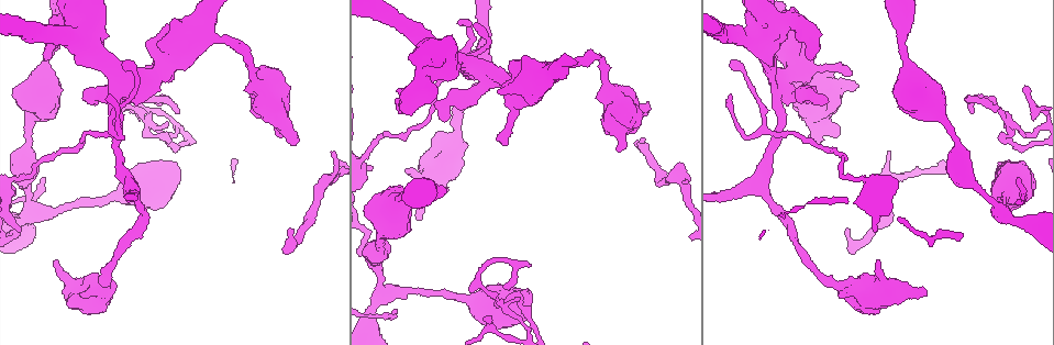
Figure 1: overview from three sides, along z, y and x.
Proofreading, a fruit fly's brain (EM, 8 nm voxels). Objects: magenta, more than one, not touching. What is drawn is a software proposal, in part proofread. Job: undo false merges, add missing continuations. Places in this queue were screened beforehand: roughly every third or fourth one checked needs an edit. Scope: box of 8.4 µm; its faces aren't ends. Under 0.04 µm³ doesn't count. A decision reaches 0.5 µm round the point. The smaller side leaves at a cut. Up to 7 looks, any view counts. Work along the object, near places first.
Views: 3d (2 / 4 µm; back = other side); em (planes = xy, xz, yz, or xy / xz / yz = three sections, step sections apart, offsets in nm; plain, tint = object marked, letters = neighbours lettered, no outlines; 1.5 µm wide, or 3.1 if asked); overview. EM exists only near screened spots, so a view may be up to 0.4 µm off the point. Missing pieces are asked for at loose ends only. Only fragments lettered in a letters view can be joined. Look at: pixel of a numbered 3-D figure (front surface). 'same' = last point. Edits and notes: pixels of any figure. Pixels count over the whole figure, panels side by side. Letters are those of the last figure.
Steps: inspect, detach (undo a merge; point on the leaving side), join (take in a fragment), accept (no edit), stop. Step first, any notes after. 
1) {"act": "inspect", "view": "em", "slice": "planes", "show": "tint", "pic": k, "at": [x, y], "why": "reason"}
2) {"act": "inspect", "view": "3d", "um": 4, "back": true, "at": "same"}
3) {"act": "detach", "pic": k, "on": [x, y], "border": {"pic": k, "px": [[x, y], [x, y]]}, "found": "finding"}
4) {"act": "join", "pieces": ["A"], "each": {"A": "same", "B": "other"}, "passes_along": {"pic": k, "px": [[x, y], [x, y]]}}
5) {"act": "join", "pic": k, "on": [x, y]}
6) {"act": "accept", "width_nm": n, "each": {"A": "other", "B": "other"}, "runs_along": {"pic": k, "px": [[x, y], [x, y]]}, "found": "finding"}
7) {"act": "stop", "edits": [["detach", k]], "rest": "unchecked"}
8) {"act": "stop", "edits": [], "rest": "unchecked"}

{"act": "inspect", "view": "3d", "um": 2, "pic": 1, "at": [410, 171], "why": "free end"}

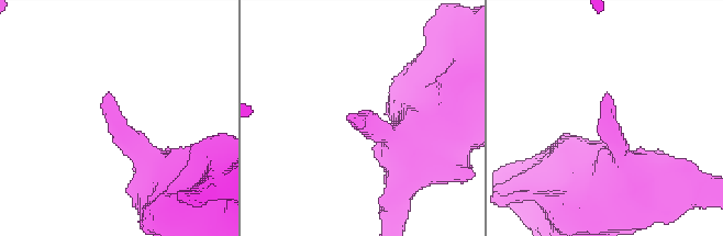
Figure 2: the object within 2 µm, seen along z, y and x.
{"act": "inspect", "view": "em", "slice": "xy", "step": 8, "show": "letters", "pic": 2, "at": [108, 93]}

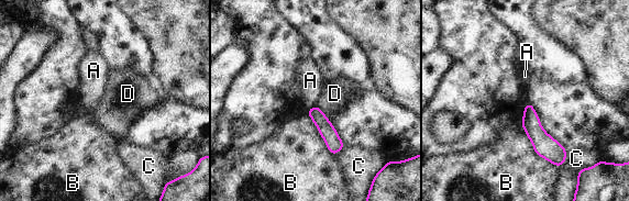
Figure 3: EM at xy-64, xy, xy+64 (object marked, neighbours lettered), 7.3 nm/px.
{"act": "accept", "each": {"A": "other", "B": "other", "C": "other", "D": "other"}, "border": {"pic": 3, "px": [[315, 104], [306, 113]]}, "found": "none of them fits"}

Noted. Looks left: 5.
{"act": "inspect", "view": "3d", "um": 2, "pic": 1, "at": [809, 57], "why": "branch stops here"}

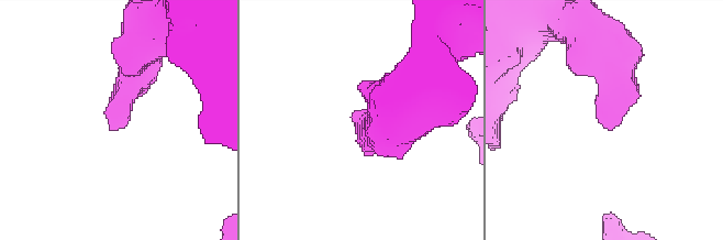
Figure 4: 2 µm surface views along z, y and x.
{"act": "inspect", "view": "em", "slice": "planes", "show": "letters", "pic": 4, "at": [359, 120], "why": "now the EM"}

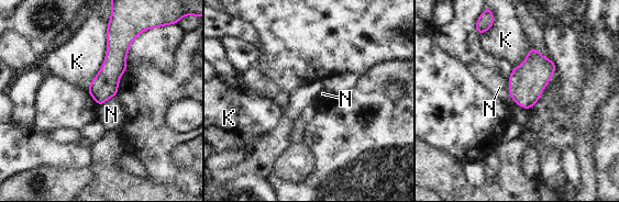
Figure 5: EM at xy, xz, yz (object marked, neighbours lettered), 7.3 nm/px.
{"act": "accept", "each": {"K": "other", "N": "other"}, "border": {"pic": 5, "px": [[108, 23], [106, 57], [87, 90]]}, "found": "no lettered fragment goes on from it"}

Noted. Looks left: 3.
{"act": "inspect", "view": "em", "slice": "planes", "show": "tint", "pic": 1, "at": [377, 244], "why": "sudden change in width"}

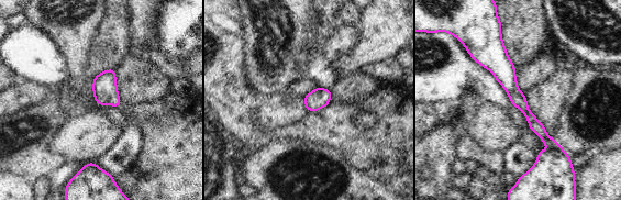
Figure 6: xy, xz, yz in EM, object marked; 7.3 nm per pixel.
{"act": "inspect", "view": "em", "slice": "planes", "show": "letters", "at": "same"}

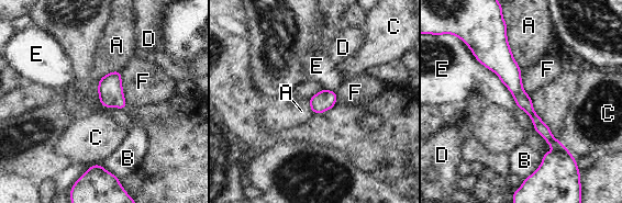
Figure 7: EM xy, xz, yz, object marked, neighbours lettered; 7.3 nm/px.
{"act": "accept", "each": {"A": "other", "B": "other", "C": "other", "D": "other", "E": "other", "F": "other"}, "runs_along": {"pic": 7, "px": [[498, 44], [520, 97], [554, 144], [553, 158]]}, "found": "all the same neuron"}

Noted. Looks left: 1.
{"act": "stop", "edits": [], "rest": "unchecked"}

